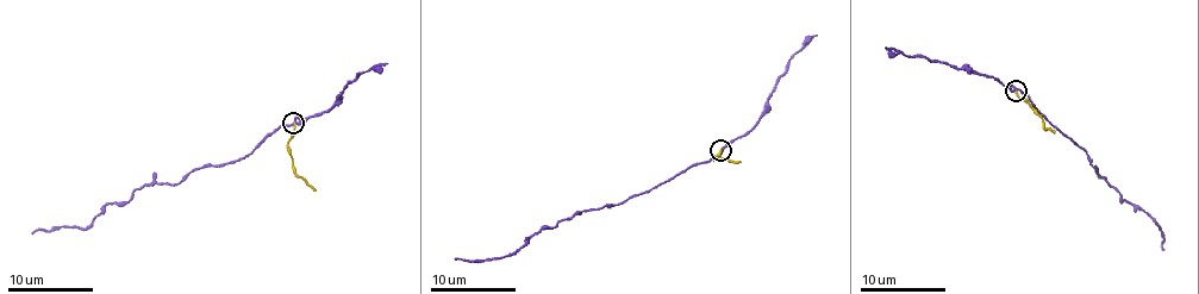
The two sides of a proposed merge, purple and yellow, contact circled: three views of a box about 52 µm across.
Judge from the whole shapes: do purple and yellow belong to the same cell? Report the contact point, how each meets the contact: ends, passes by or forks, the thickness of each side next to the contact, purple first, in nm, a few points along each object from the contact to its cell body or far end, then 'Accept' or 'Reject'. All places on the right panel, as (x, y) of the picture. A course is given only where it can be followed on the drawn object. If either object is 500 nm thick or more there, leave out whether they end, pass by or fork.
Place: (1016, 91). At the ring purple ends. At the ring yellow ends. Thickness 170 nm (purple) against 130 nm. Course of purple: (1015, 91), (1028, 97), (1051, 126), (1085, 152), (1098, 176), (1123, 201), (1137, 204), (1157, 225), (1162, 251). Course of yellow: (1015, 91), (1042, 119), (1042, 126), (1055, 131). Reject

